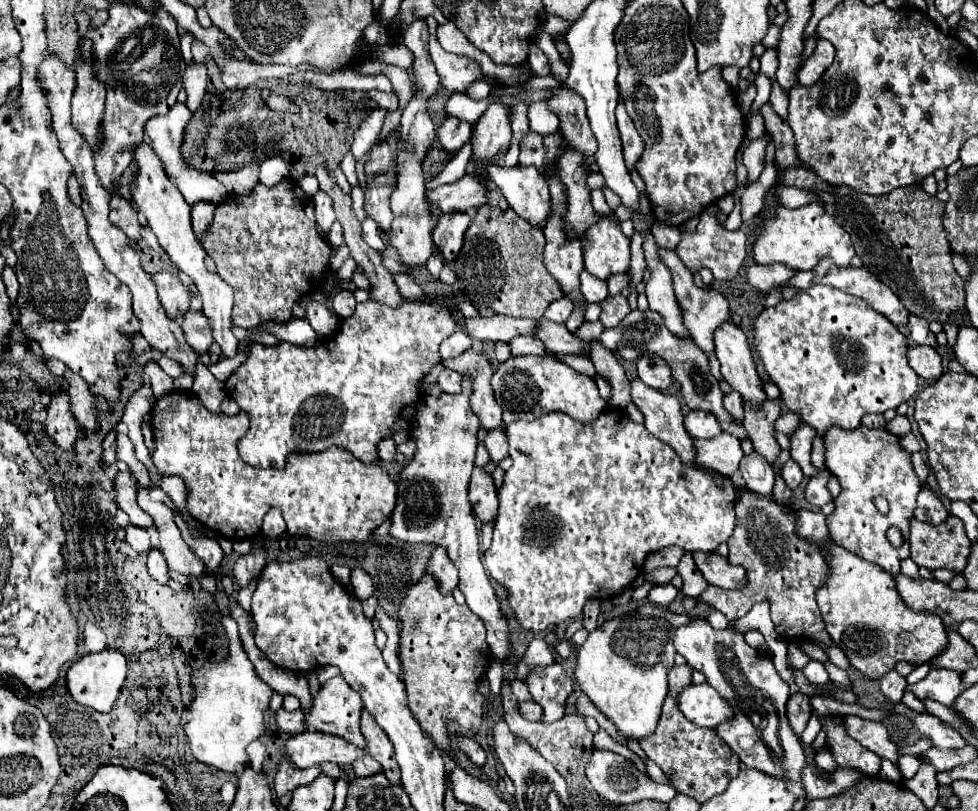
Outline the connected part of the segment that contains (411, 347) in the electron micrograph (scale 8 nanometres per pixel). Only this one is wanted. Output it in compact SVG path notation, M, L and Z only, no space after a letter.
M367 300L363 304L357 304L355 308L355 314L351 318L345 320L345 326L341 326L341 330L337 332L337 336L331 336L327 338L325 342L321 342L319 346L295 346L295 344L289 344L289 342L283 342L281 346L277 348L267 348L267 346L261 346L261 344L253 344L251 346L251 354L247 358L247 362L235 370L229 380L225 382L225 392L229 398L233 398L239 408L249 416L249 430L245 432L245 436L237 442L237 450L239 450L239 456L245 464L249 466L259 466L259 468L279 468L283 470L285 464L287 464L287 456L297 452L297 454L311 454L311 452L323 452L327 450L329 446L339 446L339 448L345 448L349 450L357 460L365 462L365 464L373 464L379 460L379 454L377 454L377 444L385 438L391 438L395 432L399 430L409 430L413 426L413 418L415 418L415 410L417 410L417 404L421 400L421 388L419 388L419 382L421 378L441 360L439 356L439 344L451 336L453 332L457 330L457 322L451 318L449 310L443 306L441 310L435 310L435 306L431 302L409 302L405 300L401 304L401 308L389 308L381 302L375 302L375 300Z

